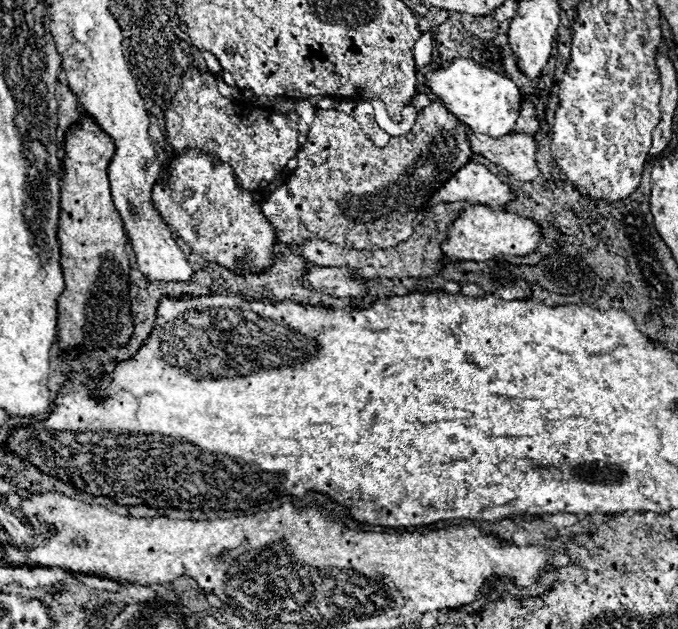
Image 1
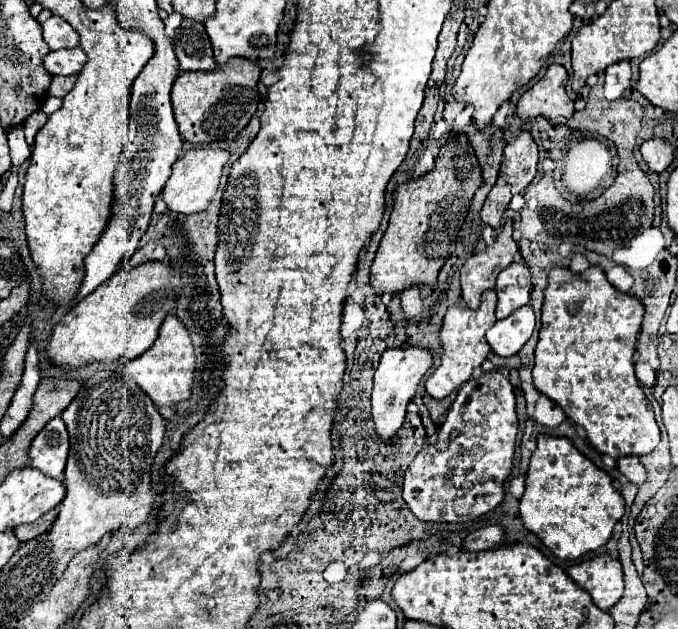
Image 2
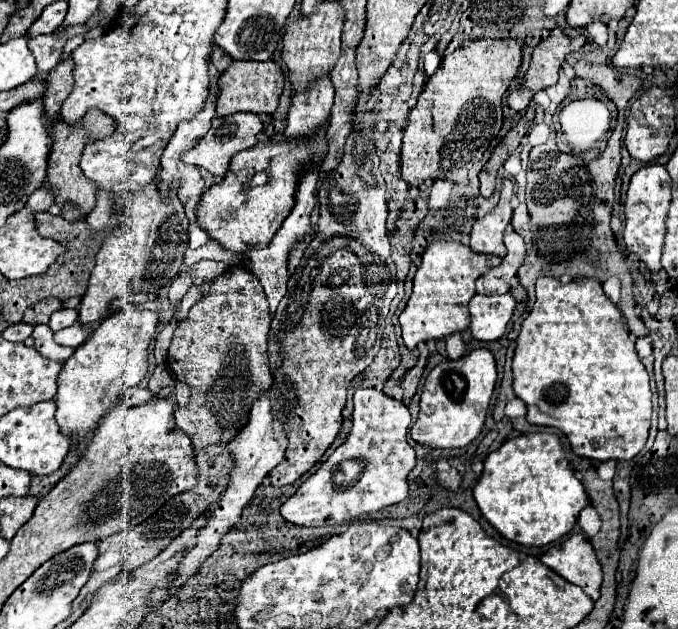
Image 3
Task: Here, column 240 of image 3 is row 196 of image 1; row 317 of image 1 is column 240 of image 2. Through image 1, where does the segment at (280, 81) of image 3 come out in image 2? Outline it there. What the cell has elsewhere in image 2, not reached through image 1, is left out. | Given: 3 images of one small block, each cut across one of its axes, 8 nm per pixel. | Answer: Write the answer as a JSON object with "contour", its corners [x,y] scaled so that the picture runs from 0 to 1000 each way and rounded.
{"contour":[[[339,92],[310,114],[268,114],[254,137],[254,172],[268,219],[283,229],[348,219],[383,162],[381,127],[383,105],[363,92]]]}

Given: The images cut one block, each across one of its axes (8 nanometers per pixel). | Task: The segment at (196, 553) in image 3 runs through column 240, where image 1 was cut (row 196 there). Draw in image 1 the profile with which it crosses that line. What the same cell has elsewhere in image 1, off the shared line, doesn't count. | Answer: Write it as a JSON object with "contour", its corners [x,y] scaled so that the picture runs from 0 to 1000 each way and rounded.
{"contour":[[[690,258],[681,264],[634,318],[625,324],[622,334],[637,331],[640,324],[649,321],[690,321],[696,328],[714,324],[714,328],[743,328],[749,318],[755,318],[752,299],[735,286],[723,270],[717,270],[711,261]]]}

